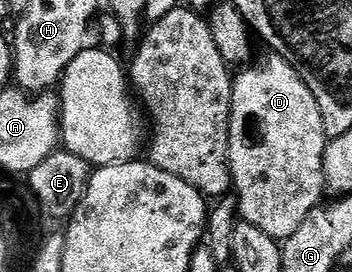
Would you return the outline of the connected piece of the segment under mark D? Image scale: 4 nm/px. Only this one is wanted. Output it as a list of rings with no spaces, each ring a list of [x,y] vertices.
[[[267,56],[256,70],[251,69],[240,69],[231,84],[227,163],[231,166],[233,197],[242,221],[265,232],[265,236],[286,240],[324,201],[323,157],[329,139],[323,130],[323,117],[313,100],[313,92],[305,88],[295,70],[283,58]]]

